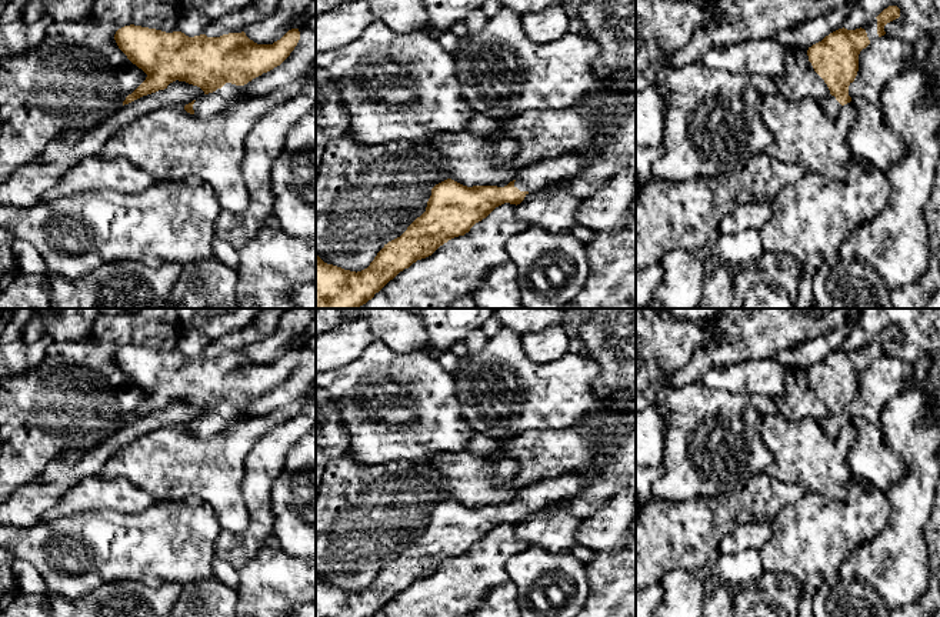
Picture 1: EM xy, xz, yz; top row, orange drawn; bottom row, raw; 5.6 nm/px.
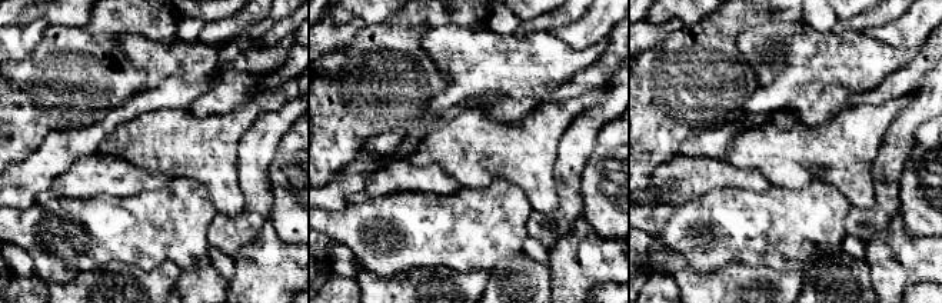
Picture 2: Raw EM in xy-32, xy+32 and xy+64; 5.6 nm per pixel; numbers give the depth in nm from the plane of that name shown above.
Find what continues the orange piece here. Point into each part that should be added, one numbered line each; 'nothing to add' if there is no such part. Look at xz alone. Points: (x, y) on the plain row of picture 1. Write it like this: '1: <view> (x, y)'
1: xz (536, 497)

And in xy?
1: xy (207, 424)

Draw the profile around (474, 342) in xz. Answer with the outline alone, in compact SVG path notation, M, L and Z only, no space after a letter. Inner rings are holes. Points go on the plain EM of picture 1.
M481 328L473 330L466 338L466 353L463 356L457 356L453 351L447 351L441 354L439 358L440 364L451 374L454 374L459 368L461 361L483 348L487 343L489 337L481 331Z

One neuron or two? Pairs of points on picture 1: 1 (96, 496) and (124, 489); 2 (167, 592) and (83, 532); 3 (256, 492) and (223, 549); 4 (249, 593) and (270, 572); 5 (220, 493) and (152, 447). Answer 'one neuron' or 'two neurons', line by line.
1: one neuron
2: two neurons
3: one neuron
4: one neuron
5: one neuron

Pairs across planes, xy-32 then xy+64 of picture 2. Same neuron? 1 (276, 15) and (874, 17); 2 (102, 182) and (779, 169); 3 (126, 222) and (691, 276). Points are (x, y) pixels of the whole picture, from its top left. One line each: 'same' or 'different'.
1: different
2: different
3: different

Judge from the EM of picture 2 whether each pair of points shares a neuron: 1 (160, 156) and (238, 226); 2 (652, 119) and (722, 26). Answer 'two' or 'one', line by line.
1: two
2: one

